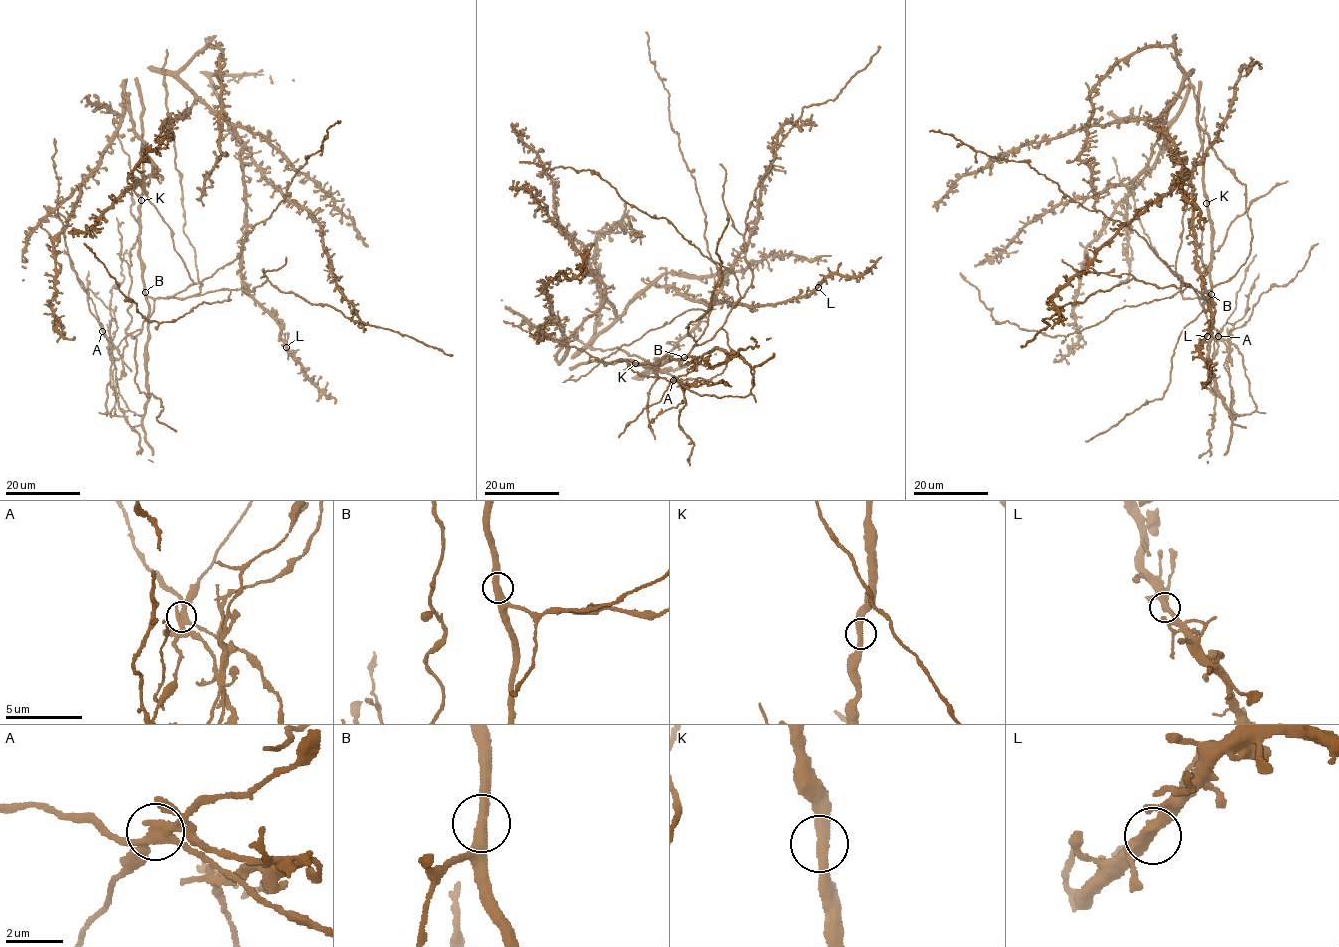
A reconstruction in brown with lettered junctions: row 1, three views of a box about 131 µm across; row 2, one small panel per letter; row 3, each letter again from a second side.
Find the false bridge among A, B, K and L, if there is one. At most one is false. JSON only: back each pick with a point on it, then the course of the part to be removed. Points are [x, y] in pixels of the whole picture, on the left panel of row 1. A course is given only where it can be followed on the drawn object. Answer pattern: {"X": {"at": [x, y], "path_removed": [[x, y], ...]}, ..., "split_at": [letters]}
{"A": {"at": [102, 331], "path_removed": [[102, 331], [122, 355], [125, 328], [131, 319], [130, 250], [139, 226], [131, 213], [136, 185]]}, "split_at": ["A"]}

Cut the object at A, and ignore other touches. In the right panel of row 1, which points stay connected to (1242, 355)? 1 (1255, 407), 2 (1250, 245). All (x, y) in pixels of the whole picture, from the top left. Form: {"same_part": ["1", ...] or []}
{"same_part": ["1", "2"]}

